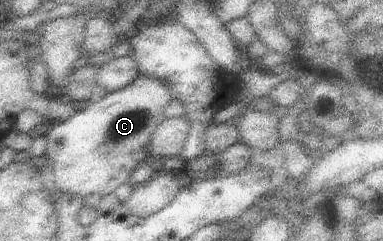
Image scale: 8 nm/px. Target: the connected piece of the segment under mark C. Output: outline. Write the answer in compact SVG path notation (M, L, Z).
M137 75L127 87L107 93L93 103L89 102L65 121L50 123L43 135L46 143L44 156L51 165L57 191L63 195L77 195L79 203L89 195L95 194L102 198L113 194L119 185L128 181L137 166L150 160L147 150L149 140L157 125L166 118L163 111L171 99L173 93L165 81L159 81L151 75Z

